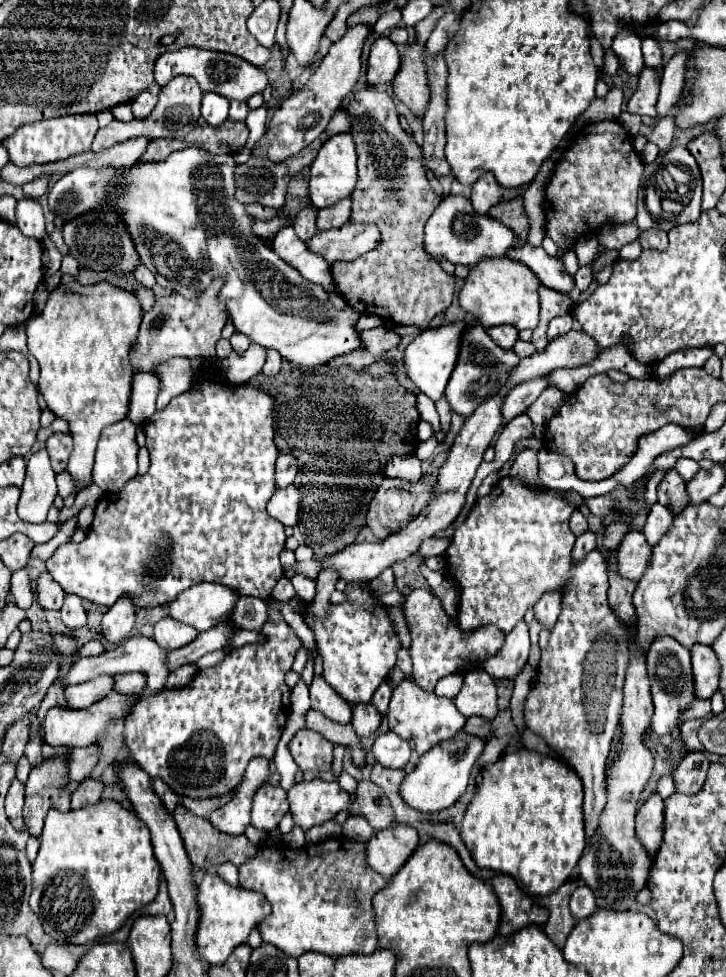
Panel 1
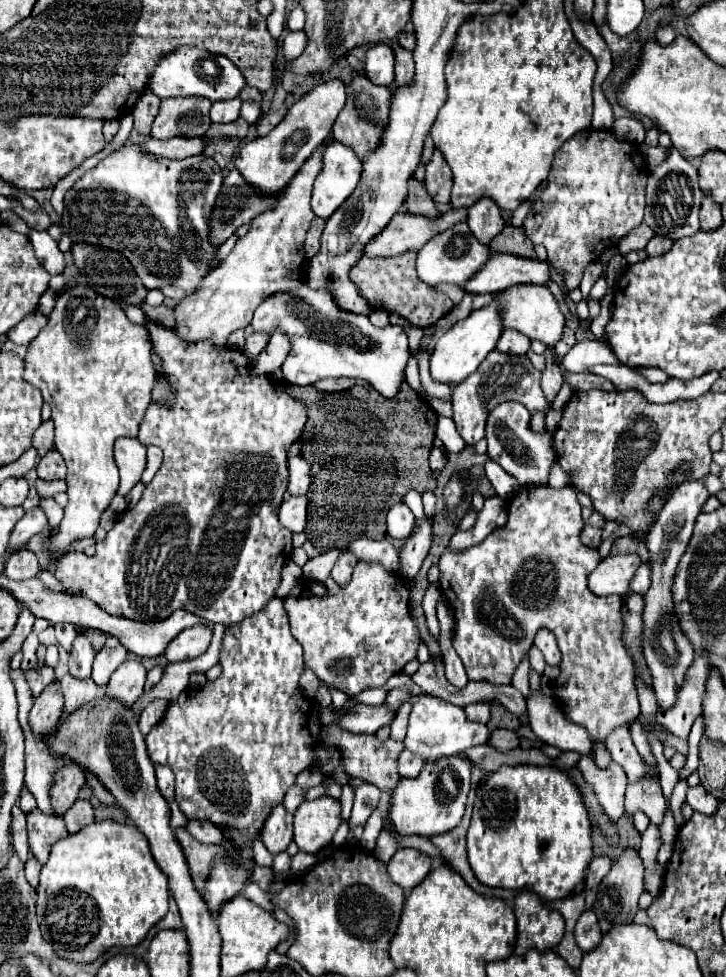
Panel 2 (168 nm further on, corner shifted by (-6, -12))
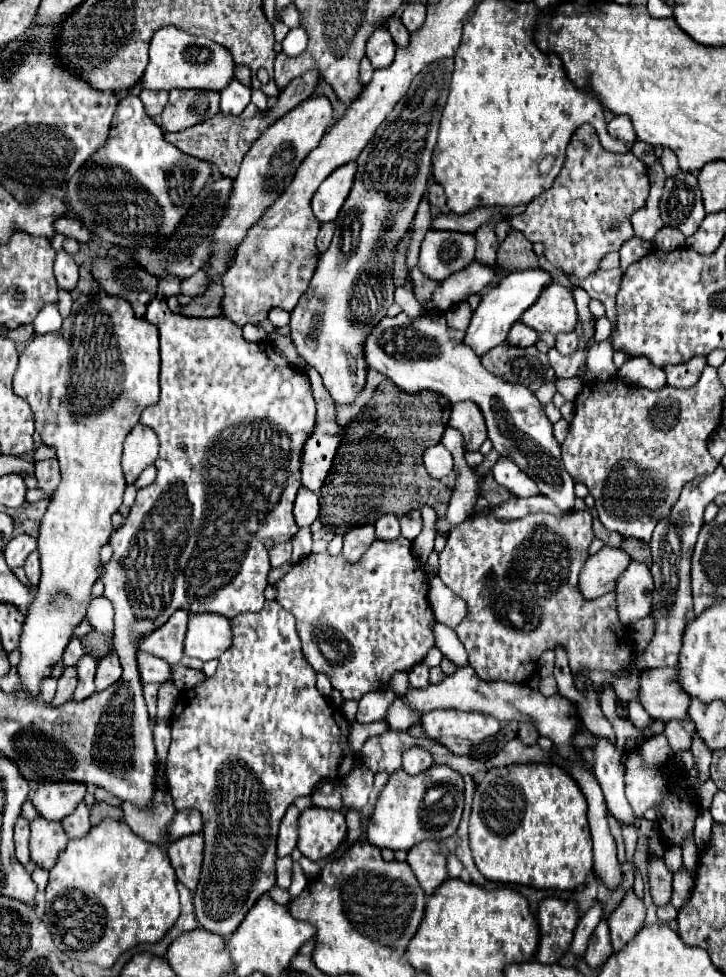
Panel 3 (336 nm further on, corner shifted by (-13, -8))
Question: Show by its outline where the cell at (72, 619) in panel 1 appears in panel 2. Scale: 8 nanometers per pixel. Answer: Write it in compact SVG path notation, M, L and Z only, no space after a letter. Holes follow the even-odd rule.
M78 634L74 640L74 646L70 648L70 674L76 678L88 678L94 662L94 648L86 634Z

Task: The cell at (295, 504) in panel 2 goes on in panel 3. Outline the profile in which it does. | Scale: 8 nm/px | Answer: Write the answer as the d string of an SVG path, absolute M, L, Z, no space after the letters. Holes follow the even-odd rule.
M301 486L295 500L293 514L295 514L297 526L311 526L319 516L319 496L307 490L305 486Z

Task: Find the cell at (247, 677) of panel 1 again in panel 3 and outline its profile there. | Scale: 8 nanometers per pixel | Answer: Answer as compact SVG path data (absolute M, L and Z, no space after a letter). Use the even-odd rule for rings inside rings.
M275 600L265 602L265 606L259 612L253 614L239 614L237 618L231 620L233 628L233 646L219 658L217 672L207 678L205 682L181 692L179 702L173 710L171 716L171 746L165 762L165 774L167 774L167 786L173 798L173 804L177 810L183 808L195 808L203 816L203 838L205 838L205 848L203 848L203 870L199 876L199 884L193 896L193 906L195 906L195 918L201 928L221 934L229 938L237 926L243 922L245 914L255 906L257 898L267 894L275 886L275 860L277 860L277 832L279 832L279 822L285 814L285 810L293 804L295 798L299 796L311 796L313 790L317 788L319 782L323 780L341 780L347 774L351 774L357 766L357 754L349 748L349 722L341 714L341 710L333 708L325 696L315 688L315 670L305 662L305 656L301 654L301 640L295 630L295 618L289 614L283 606L279 606Z

